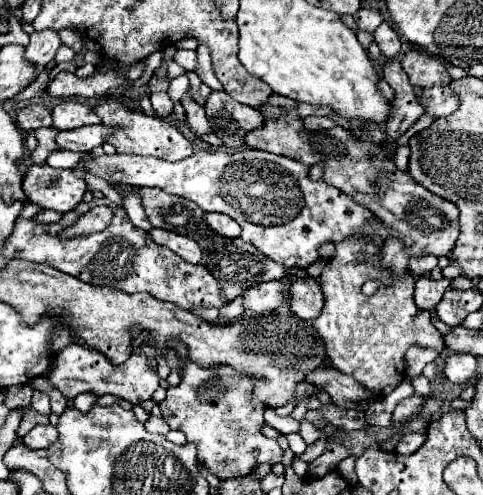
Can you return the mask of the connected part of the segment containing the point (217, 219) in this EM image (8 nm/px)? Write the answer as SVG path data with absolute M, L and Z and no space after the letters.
M205 214L205 222L209 224L209 228L213 228L213 232L217 232L219 236L225 236L225 238L239 238L239 224L229 218L227 214Z

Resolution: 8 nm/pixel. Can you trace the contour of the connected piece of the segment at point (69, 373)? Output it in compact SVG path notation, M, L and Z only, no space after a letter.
M71 344L63 352L59 352L55 356L55 360L57 360L57 366L51 372L49 382L67 400L75 400L77 394L91 392L91 394L97 394L97 396L113 394L113 396L119 396L123 400L129 400L131 404L139 404L143 400L151 400L153 392L159 388L159 376L147 366L145 356L141 356L141 354L133 354L121 366L113 366L105 356L101 356L101 352L79 346L79 344Z

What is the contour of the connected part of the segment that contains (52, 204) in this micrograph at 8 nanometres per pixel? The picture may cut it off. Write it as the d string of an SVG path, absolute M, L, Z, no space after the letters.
M33 164L23 178L23 192L29 202L65 214L83 200L87 182L69 170Z

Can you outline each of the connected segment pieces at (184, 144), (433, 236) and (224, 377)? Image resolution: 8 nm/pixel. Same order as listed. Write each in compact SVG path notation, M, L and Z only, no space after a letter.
M99 100L99 104L93 108L93 112L101 118L102 124L117 128L117 132L107 136L107 142L117 148L118 154L139 154L139 156L155 156L167 162L177 162L193 154L191 142L181 134L181 130L163 120L163 118L151 118L137 110L127 110L117 100Z
M273 94L269 102L285 106L287 114L275 122L265 120L261 128L245 136L245 144L257 150L267 150L285 158L299 160L307 166L321 164L322 179L326 183L339 188L347 196L353 196L357 204L365 204L365 208L369 208L383 224L389 224L389 228L397 228L397 236L389 236L381 250L385 268L389 268L395 276L403 276L407 272L407 262L411 256L449 256L459 236L459 208L455 204L449 204L449 200L429 192L407 172L397 170L385 146L357 140L345 128L305 132L295 110L297 102L277 94Z
M185 362L185 376L181 378L181 384L177 388L167 388L167 398L159 404L165 422L173 430L181 430L187 436L187 442L193 442L199 450L199 462L205 464L217 478L235 478L235 476L245 476L253 468L265 462L281 462L283 450L275 440L269 440L261 434L261 424L263 424L263 412L261 406L251 402L251 388L253 380L239 376L235 370L227 366L219 366L213 370L205 370L193 362Z

